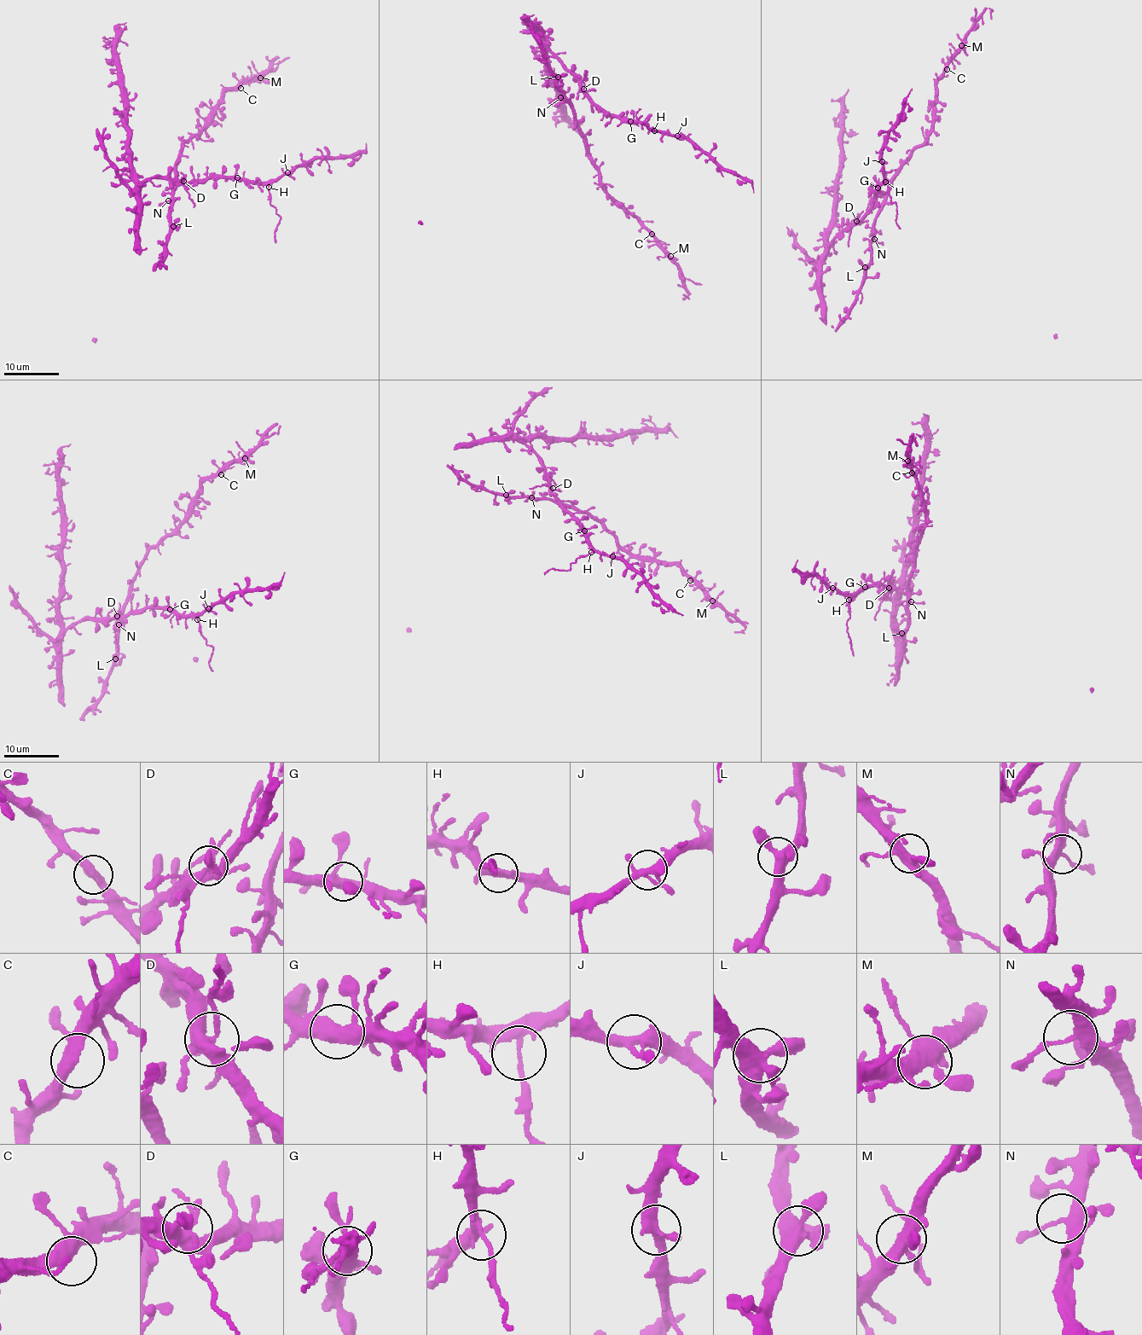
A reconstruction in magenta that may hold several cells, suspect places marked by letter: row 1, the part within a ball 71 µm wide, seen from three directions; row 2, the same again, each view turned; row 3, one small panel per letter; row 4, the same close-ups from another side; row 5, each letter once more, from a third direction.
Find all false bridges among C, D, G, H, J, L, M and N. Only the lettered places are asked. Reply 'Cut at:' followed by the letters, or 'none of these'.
Cut at: H

